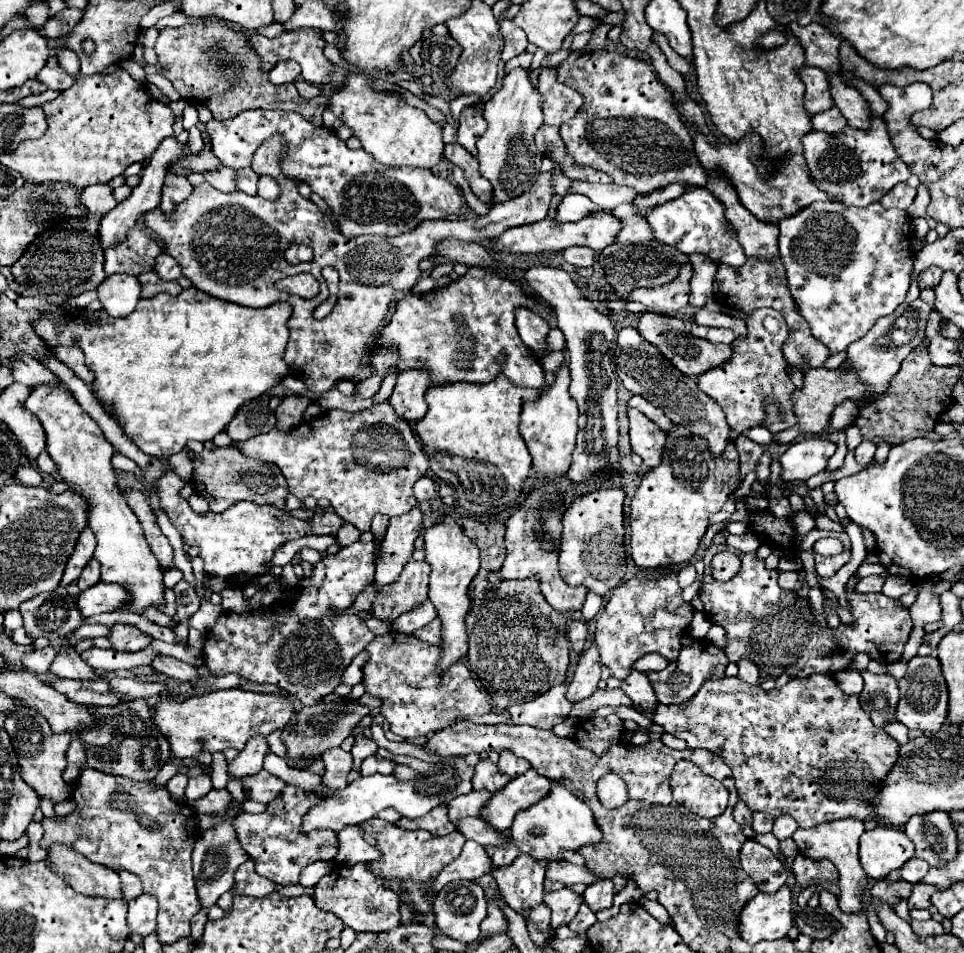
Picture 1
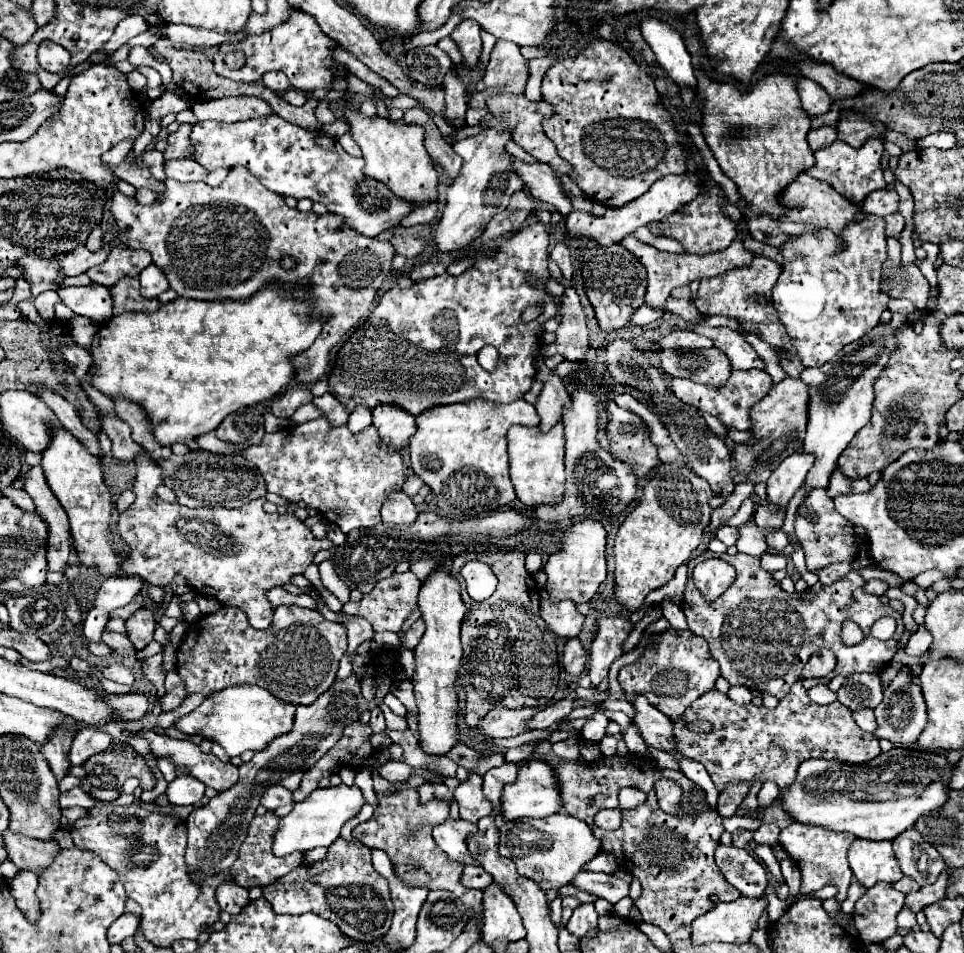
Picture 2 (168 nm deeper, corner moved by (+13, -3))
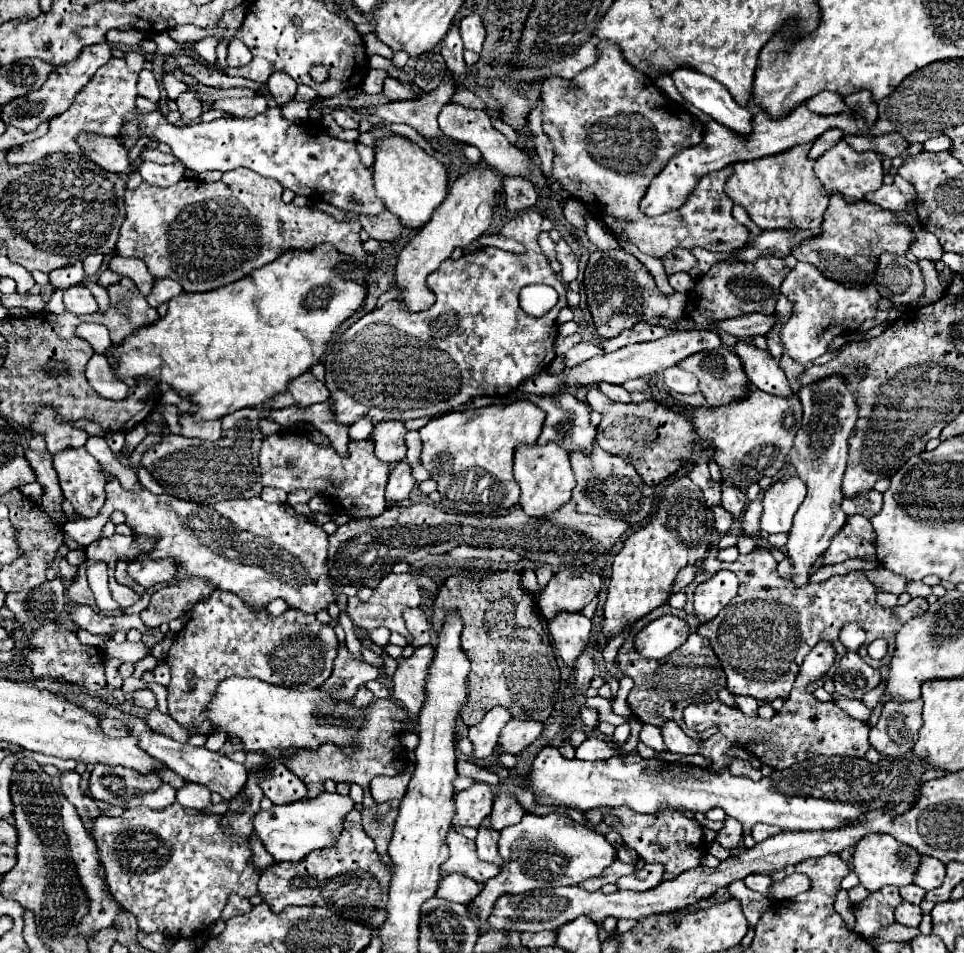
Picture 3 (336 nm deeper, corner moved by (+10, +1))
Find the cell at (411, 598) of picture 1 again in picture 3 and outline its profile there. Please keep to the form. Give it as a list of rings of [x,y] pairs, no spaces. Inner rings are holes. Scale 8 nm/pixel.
[[[388,574],[386,578],[382,578],[382,582],[374,588],[374,594],[372,598],[366,602],[360,602],[358,598],[348,598],[348,614],[352,618],[352,622],[356,626],[362,626],[366,630],[372,630],[372,628],[378,628],[378,626],[384,626],[392,632],[400,632],[402,636],[406,636],[408,640],[410,634],[406,630],[406,624],[404,624],[404,618],[402,618],[402,612],[406,608],[418,608],[422,604],[422,584],[428,576],[424,574]]]

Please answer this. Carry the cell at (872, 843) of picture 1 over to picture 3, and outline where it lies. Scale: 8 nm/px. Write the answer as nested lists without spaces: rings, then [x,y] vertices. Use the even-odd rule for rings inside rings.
[[[868,834],[868,836],[864,836],[856,844],[854,854],[852,854],[854,872],[858,874],[860,884],[870,892],[876,892],[886,884],[892,884],[892,886],[912,884],[912,876],[914,876],[914,868],[918,866],[918,860],[920,860],[920,854],[914,852],[914,848],[894,840],[890,834]]]

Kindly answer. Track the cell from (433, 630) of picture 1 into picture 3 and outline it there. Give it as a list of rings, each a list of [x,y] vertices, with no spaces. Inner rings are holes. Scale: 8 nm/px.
[[[412,608],[404,612],[406,628],[414,638],[414,648],[430,644],[430,620],[422,608]]]

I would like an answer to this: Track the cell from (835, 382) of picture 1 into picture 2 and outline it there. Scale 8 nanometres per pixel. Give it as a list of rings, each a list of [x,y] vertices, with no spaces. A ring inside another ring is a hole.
[[[787,376],[785,380],[773,384],[771,392],[751,406],[751,440],[743,444],[735,444],[731,454],[735,460],[735,470],[741,480],[749,480],[753,484],[767,482],[773,468],[779,466],[787,456],[801,450],[805,438],[805,424],[807,424],[807,396],[809,388],[799,378]]]

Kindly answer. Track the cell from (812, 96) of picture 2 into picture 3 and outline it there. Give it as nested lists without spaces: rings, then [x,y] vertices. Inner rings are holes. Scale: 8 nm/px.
[[[820,92],[816,96],[812,96],[810,100],[804,102],[808,110],[816,112],[816,114],[842,114],[842,112],[848,112],[850,108],[844,104],[842,96],[836,94],[836,92]]]

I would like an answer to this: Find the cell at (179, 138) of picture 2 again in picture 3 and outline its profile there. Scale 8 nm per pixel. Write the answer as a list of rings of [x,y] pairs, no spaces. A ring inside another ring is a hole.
[[[184,92],[176,98],[178,110],[182,114],[182,124],[194,124],[202,116],[202,104],[200,98],[194,92]]]

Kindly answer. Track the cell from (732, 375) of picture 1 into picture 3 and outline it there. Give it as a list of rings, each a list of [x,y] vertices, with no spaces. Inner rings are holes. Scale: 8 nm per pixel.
[[[676,366],[664,370],[664,384],[670,392],[680,392],[680,394],[696,394],[700,390],[698,378]]]

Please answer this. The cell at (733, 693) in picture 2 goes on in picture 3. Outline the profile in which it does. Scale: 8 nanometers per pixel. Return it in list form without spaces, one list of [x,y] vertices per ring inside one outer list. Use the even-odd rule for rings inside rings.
[[[734,696],[734,700],[736,700],[736,706],[744,714],[748,714],[748,716],[758,714],[758,700],[756,698],[752,698],[752,696]]]

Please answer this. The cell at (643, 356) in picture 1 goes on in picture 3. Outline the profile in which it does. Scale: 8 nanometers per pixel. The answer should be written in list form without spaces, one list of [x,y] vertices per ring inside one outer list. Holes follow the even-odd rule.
[[[722,482],[722,506],[728,512],[732,512],[734,518],[740,518],[742,516],[746,504],[748,504],[746,494],[740,488],[734,488],[734,484]]]

